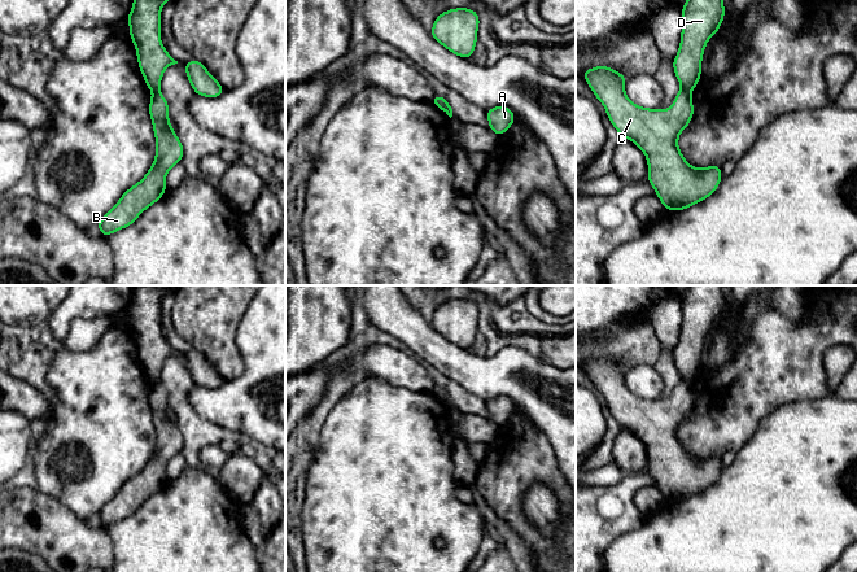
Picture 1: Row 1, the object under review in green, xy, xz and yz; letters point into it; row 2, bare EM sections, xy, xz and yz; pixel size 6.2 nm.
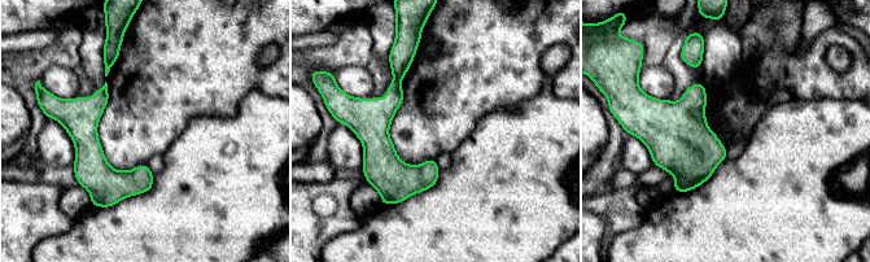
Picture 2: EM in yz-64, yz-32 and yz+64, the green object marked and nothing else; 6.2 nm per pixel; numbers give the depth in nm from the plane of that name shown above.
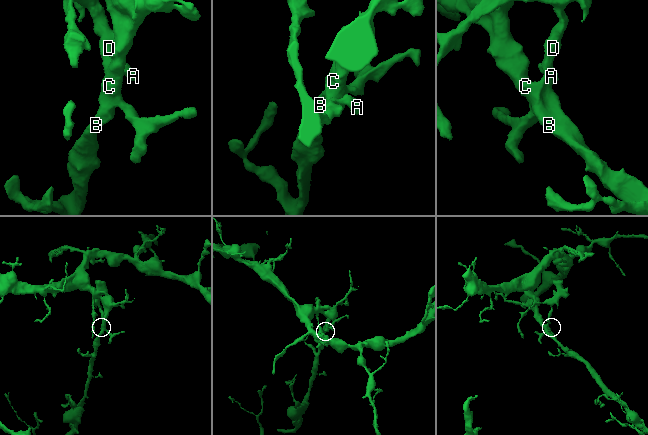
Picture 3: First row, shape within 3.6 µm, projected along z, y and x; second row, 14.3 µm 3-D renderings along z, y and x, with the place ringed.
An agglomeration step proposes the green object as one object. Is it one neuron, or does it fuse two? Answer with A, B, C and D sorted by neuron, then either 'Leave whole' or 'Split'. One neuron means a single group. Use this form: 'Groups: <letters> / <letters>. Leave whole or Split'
Groups: A D / B C. Split

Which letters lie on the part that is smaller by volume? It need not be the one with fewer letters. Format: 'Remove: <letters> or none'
Remove: A, D

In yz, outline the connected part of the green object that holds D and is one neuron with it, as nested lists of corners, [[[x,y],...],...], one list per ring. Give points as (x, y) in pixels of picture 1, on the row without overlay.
[[[688,285],[682,297],[681,333],[673,359],[683,381],[692,383],[701,367],[705,336],[725,309],[722,288],[723,285]]]

